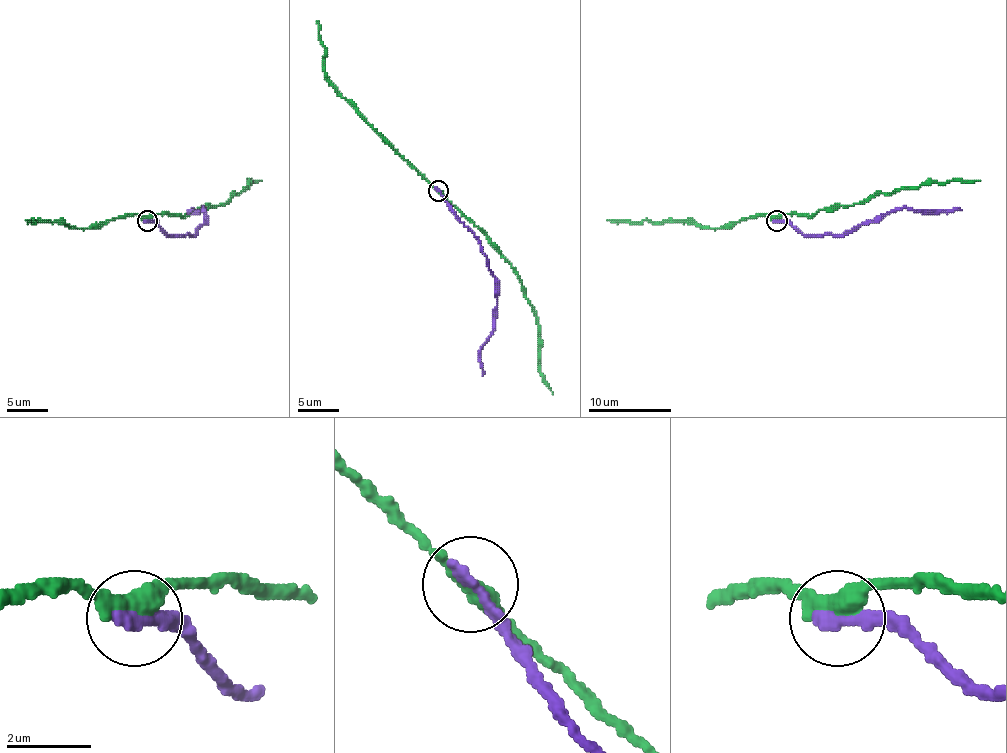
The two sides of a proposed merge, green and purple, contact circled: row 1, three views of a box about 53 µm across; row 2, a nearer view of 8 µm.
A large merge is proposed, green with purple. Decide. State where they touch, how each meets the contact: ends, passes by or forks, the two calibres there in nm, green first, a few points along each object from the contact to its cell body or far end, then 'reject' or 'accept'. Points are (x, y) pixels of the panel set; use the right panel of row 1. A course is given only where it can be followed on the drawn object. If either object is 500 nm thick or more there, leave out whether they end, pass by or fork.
(776, 220) | green passes by | purple ends | 360/360 nm | green via (777, 220), (783, 214), (814, 216), (820, 210), (912, 187), (980, 181) | purple via (777, 220), (785, 220), (804, 234), (820, 234), (849, 232), (903, 208), (961, 210) | reject

